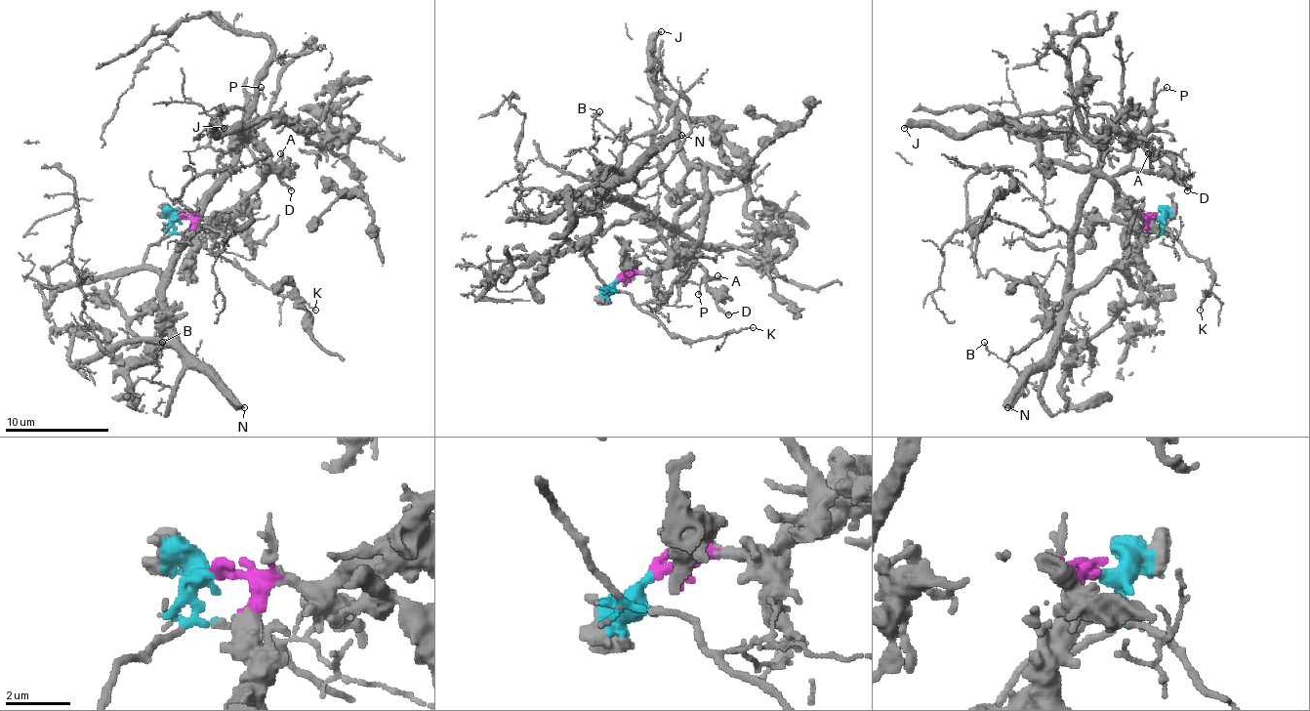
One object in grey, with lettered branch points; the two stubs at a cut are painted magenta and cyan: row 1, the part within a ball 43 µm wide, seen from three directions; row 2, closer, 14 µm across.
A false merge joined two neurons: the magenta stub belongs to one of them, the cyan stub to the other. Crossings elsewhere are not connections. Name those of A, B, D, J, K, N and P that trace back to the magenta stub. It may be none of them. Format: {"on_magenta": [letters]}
{"on_magenta": ["A", "D", "J", "P"]}

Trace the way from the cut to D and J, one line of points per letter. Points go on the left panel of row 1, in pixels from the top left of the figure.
D: (180, 218), (219, 221), (263, 179), (261, 169), (292, 189)
J: (180, 218), (219, 221), (229, 216), (268, 171), (268, 155), (237, 124), (219, 132), (216, 124), (224, 127)

